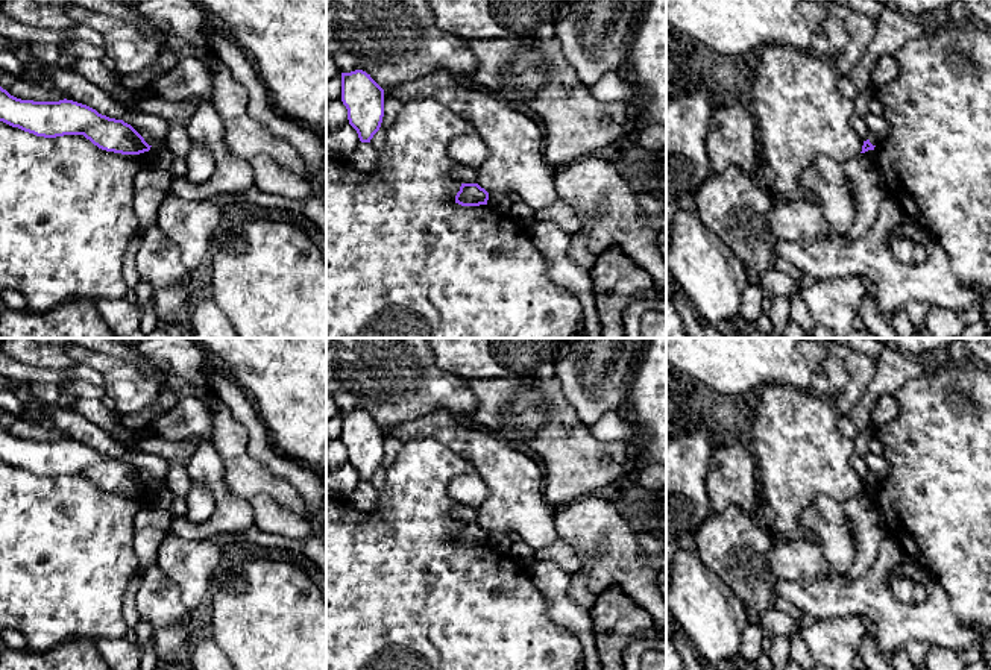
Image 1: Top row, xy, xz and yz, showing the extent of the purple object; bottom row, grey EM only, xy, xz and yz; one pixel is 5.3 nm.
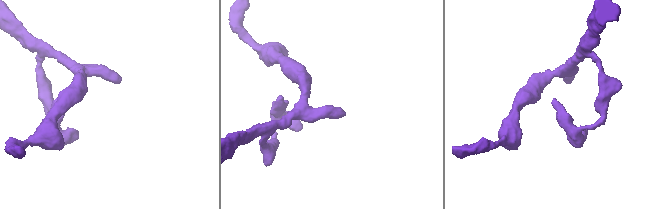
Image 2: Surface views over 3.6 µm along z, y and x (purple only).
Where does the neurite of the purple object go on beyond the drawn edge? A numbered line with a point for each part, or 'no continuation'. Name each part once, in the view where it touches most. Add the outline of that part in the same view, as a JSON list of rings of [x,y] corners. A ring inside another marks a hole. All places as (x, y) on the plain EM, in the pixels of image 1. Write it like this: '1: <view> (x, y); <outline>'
no continuation

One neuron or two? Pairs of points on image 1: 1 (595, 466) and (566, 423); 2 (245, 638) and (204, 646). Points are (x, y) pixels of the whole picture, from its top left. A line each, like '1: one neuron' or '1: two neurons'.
1: one neuron
2: two neurons

